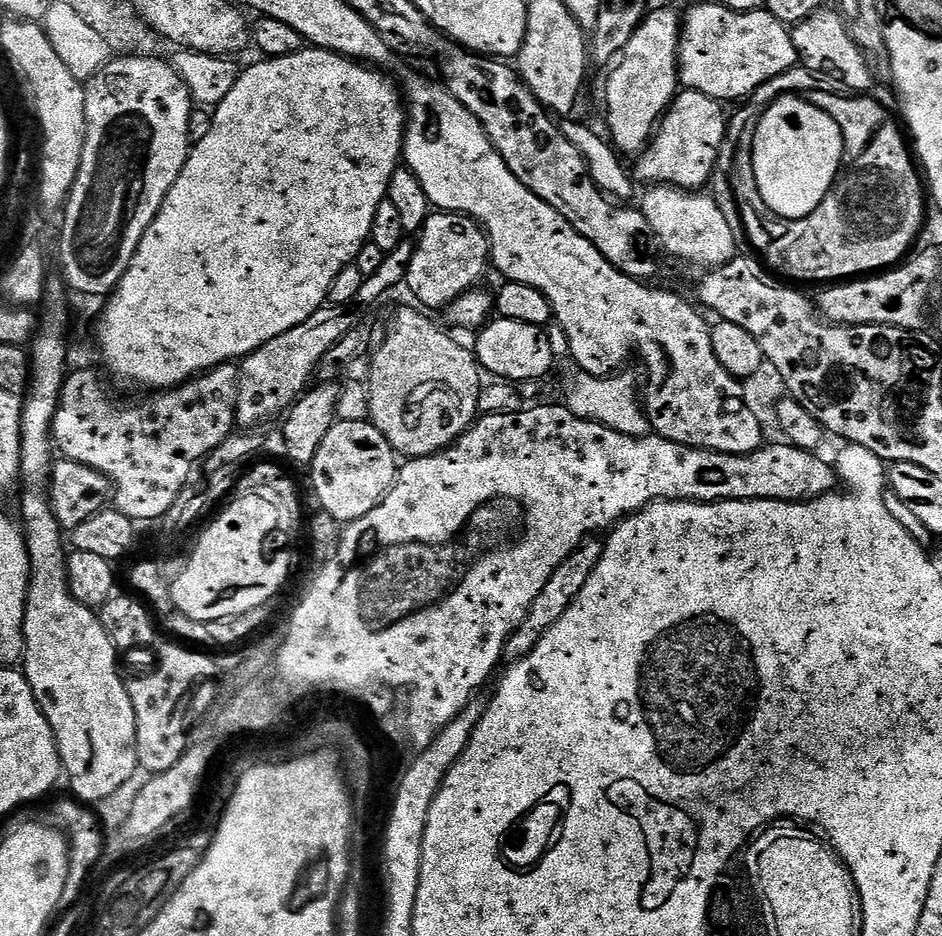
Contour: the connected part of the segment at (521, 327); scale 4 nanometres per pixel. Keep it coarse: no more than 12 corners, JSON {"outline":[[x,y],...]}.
{"outline":[[493,319],[476,359],[500,382],[540,380],[556,352],[541,326]]}

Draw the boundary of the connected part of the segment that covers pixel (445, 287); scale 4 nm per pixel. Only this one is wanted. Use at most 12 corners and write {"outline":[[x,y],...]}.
{"outline":[[433,211],[418,233],[406,288],[447,309],[490,268],[488,233]]}

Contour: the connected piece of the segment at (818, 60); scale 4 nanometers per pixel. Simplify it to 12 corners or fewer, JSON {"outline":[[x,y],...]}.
{"outline":[[835,10],[791,29],[799,63],[868,94],[873,69]]}

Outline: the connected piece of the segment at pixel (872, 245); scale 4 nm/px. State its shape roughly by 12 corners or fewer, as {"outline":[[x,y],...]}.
{"outline":[[885,122],[806,218],[752,196],[751,251],[777,277],[899,265],[926,188]]}

